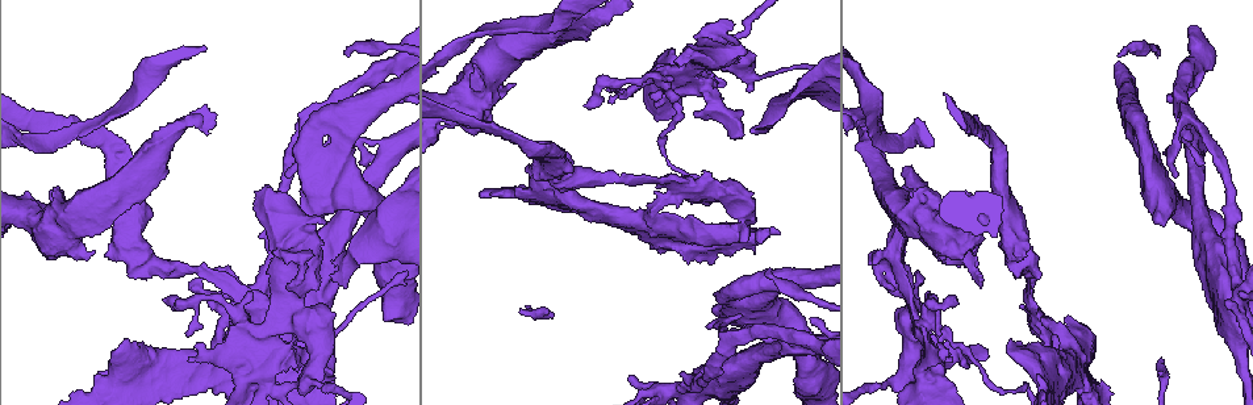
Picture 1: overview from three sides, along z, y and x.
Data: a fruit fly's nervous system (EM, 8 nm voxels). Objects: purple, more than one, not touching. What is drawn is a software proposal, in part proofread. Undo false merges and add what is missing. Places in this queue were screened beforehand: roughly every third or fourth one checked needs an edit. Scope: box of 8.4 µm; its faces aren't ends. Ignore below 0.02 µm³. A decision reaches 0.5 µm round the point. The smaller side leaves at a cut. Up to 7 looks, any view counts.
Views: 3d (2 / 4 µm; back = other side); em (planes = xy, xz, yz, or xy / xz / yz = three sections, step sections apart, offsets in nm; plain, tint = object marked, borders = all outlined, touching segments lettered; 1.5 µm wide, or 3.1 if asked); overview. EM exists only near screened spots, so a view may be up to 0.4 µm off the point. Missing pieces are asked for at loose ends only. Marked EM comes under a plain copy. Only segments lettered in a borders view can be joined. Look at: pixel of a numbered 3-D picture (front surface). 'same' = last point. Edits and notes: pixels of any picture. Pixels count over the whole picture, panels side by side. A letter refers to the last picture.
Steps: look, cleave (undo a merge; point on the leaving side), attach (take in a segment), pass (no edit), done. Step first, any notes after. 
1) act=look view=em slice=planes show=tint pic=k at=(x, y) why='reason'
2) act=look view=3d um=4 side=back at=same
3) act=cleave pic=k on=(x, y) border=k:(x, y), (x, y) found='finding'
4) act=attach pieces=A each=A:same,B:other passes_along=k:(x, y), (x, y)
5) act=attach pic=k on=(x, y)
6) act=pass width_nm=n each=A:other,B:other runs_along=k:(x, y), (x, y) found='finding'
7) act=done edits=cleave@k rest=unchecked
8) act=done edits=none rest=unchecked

act=look view=3d um=4 pic=1 at=(952, 362) why='an open end'

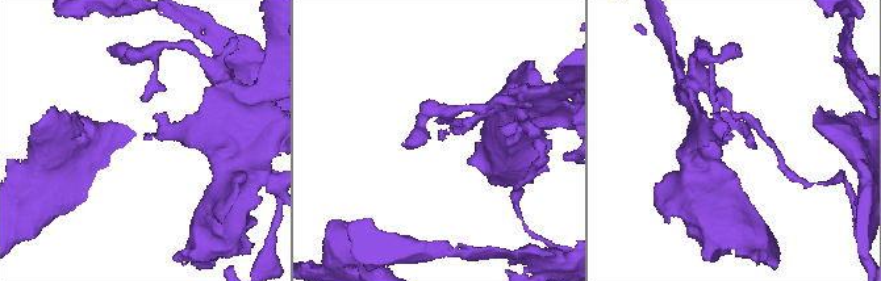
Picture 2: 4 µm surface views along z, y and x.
act=look view=em slice=xz step=4 show=borders pic=2 at=(730, 136)

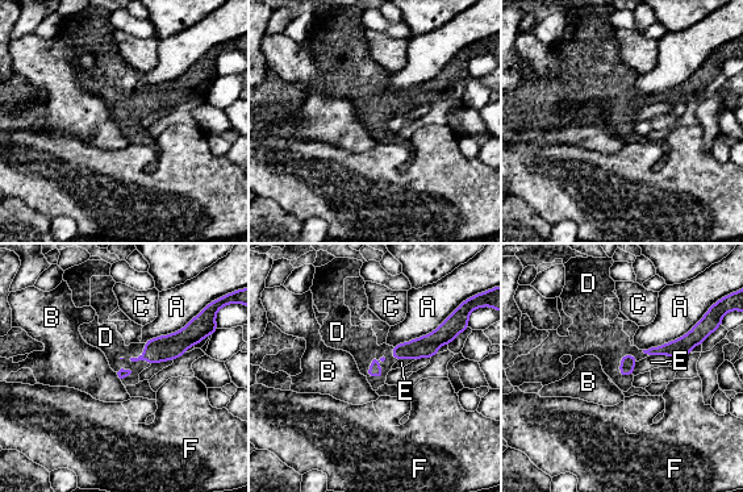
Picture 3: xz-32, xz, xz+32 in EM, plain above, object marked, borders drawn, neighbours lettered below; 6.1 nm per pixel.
act=look view=em slice=planes show=borders at=same why='cut it another way'

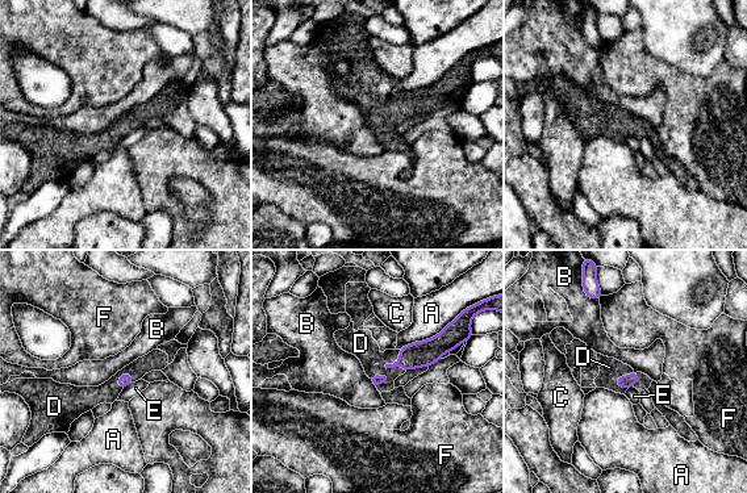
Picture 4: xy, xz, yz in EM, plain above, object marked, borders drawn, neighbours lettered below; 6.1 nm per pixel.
act=attach pieces=D longest_contact=A:380nm each=A:other,B:other,C:other,D:same,E:other,F:other found='it goes on there'

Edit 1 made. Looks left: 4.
act=look view=em slice=xy step=4 show=tint pic=1 at=(260, 190) why='thick end'

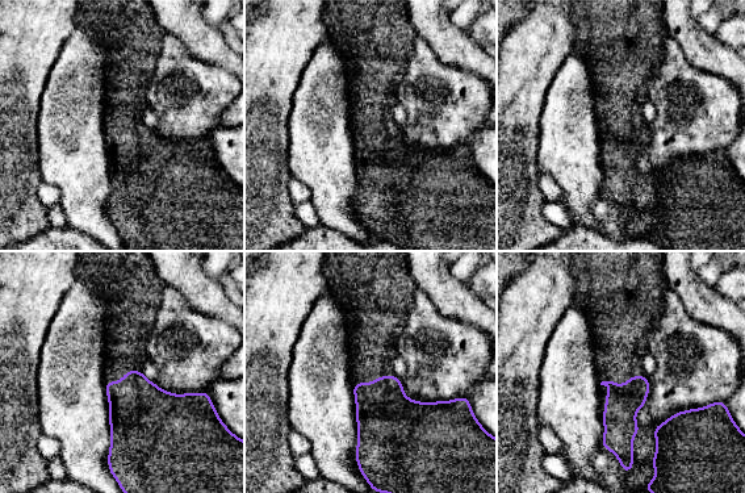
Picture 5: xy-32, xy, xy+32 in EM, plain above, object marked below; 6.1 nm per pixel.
act=look view=em slice=planes show=borders at=same why='cut it another way'

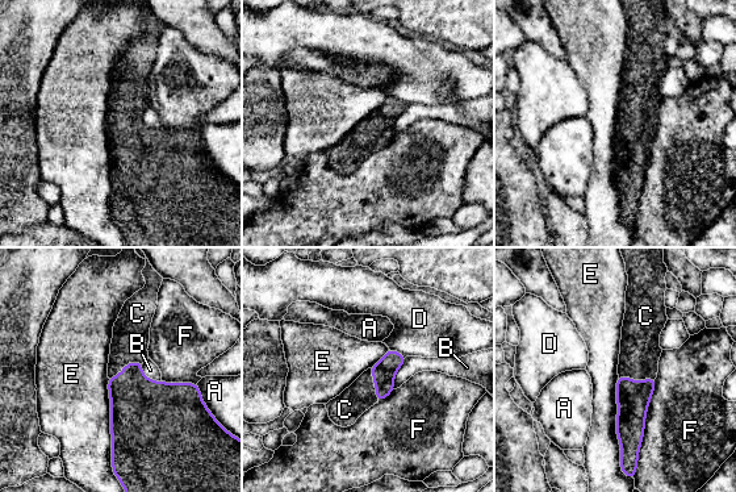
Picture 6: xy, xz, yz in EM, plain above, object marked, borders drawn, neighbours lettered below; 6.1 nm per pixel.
act=attach pieces=C each=A:other,B:other,C:same,D:other,E:other,F:other found='the neuron continues'

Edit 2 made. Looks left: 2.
act=done edits=attach@4,attach@6 rest=unchecked

